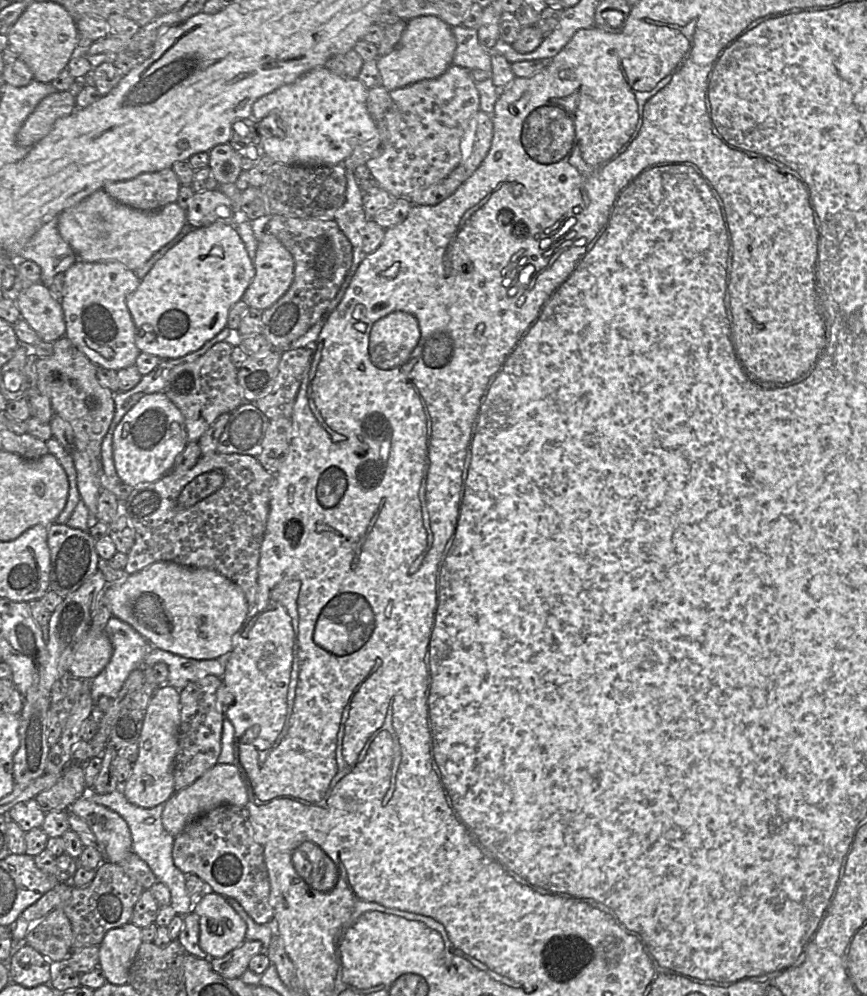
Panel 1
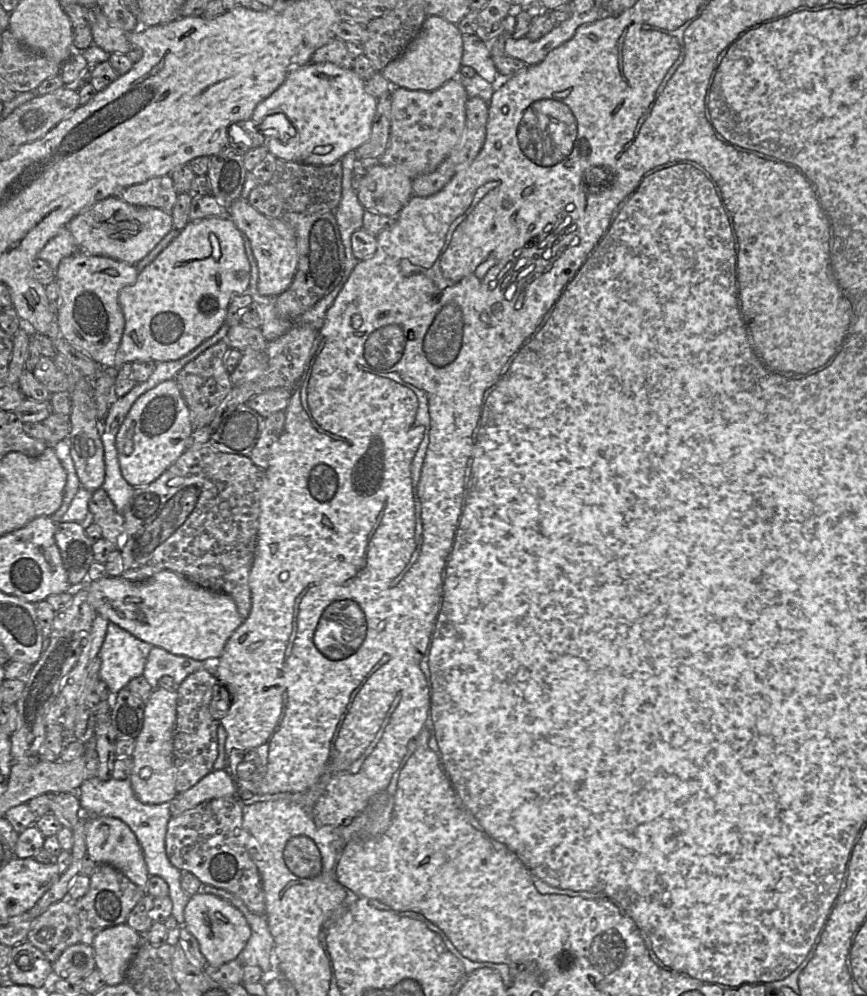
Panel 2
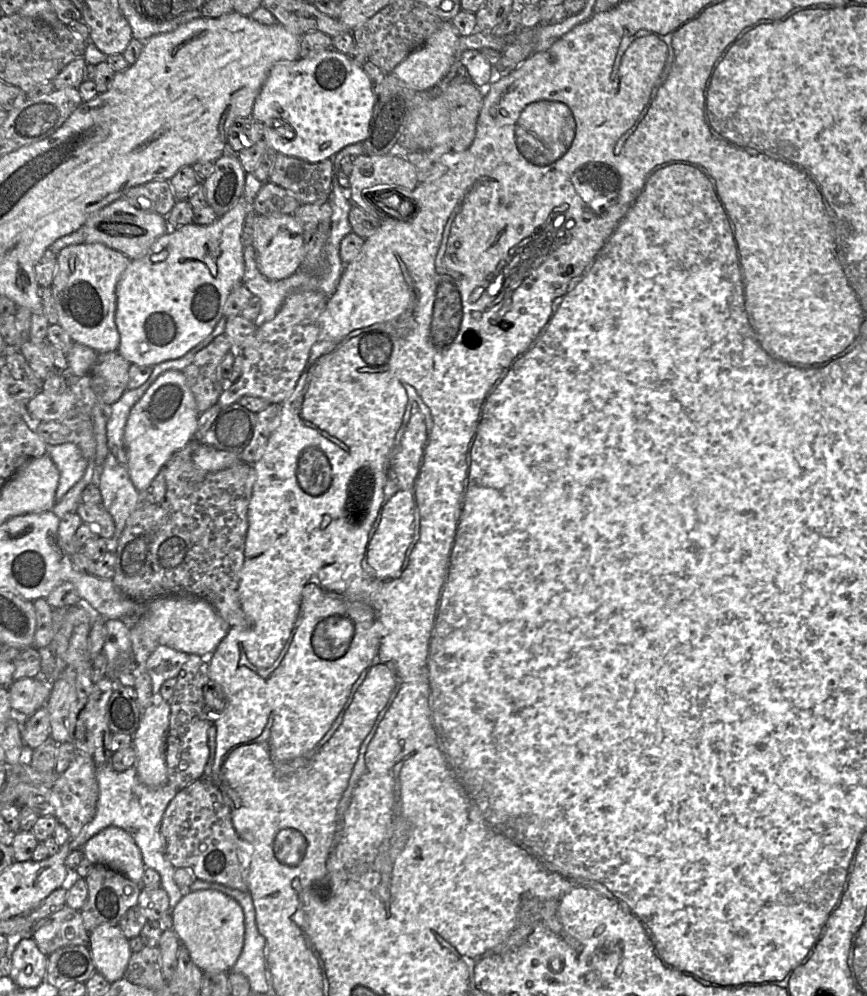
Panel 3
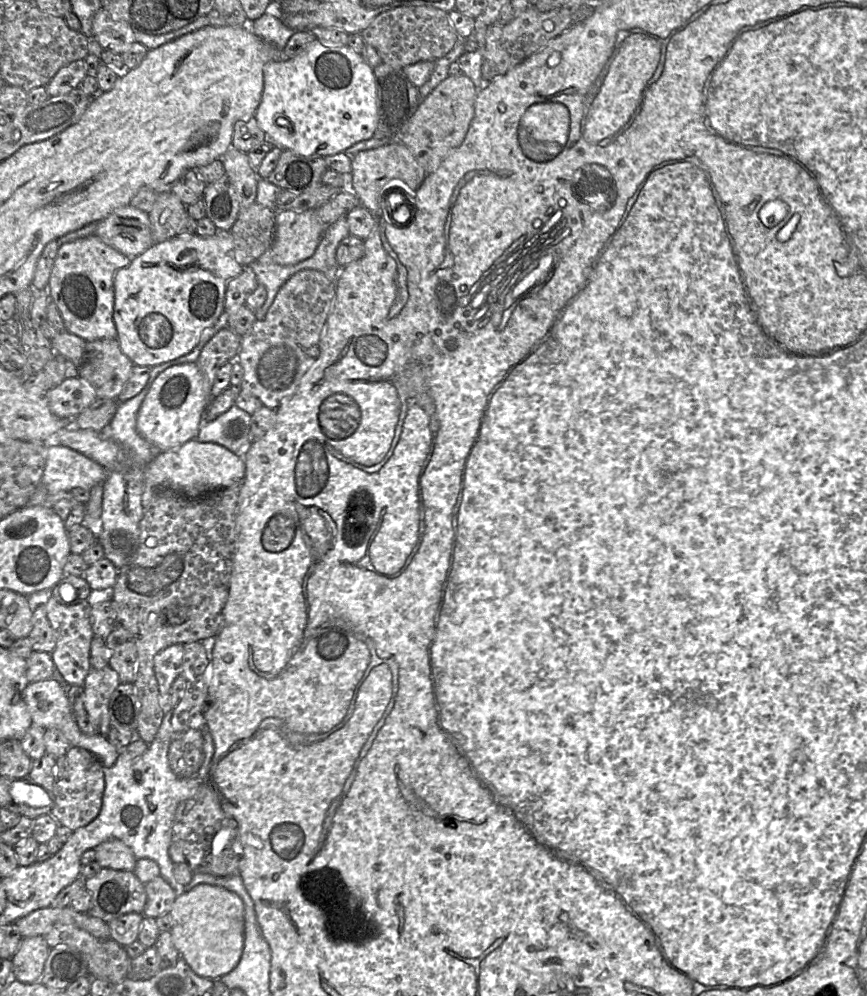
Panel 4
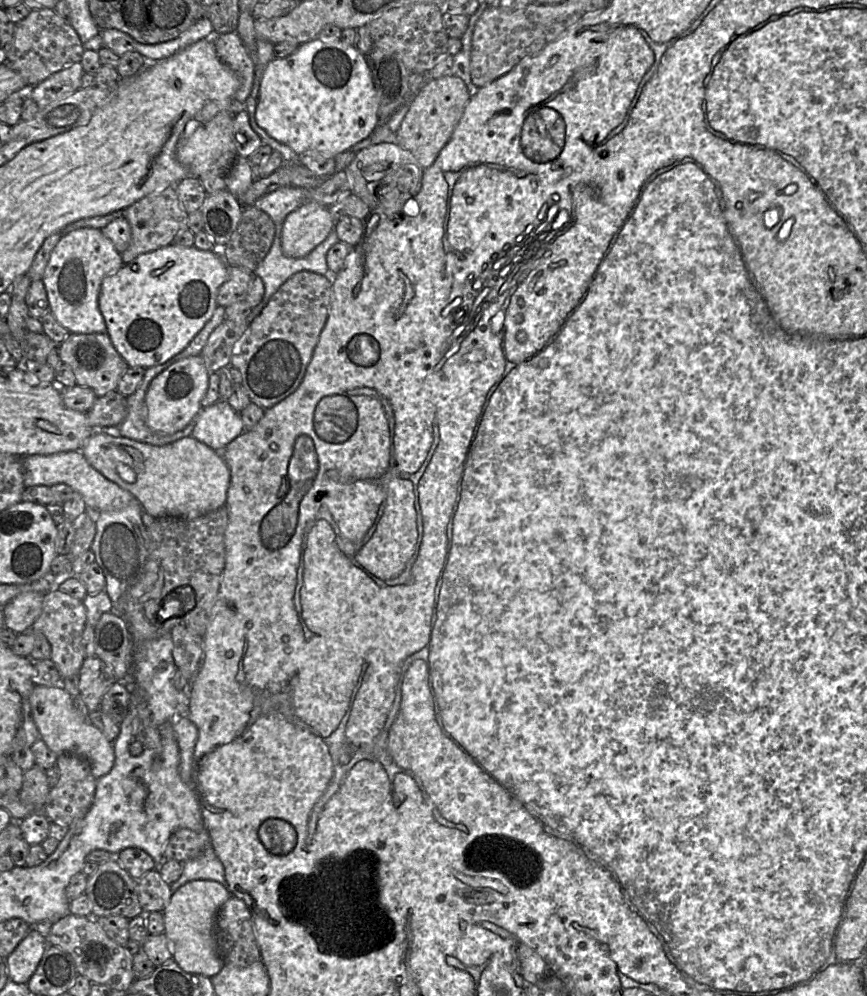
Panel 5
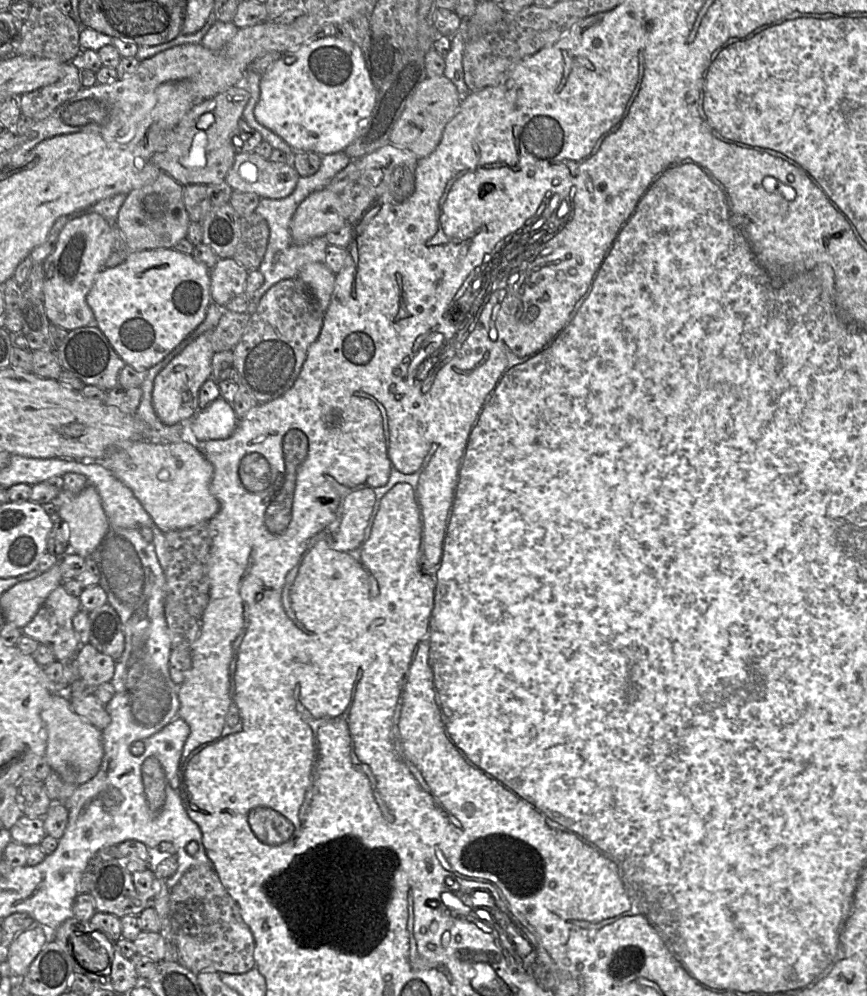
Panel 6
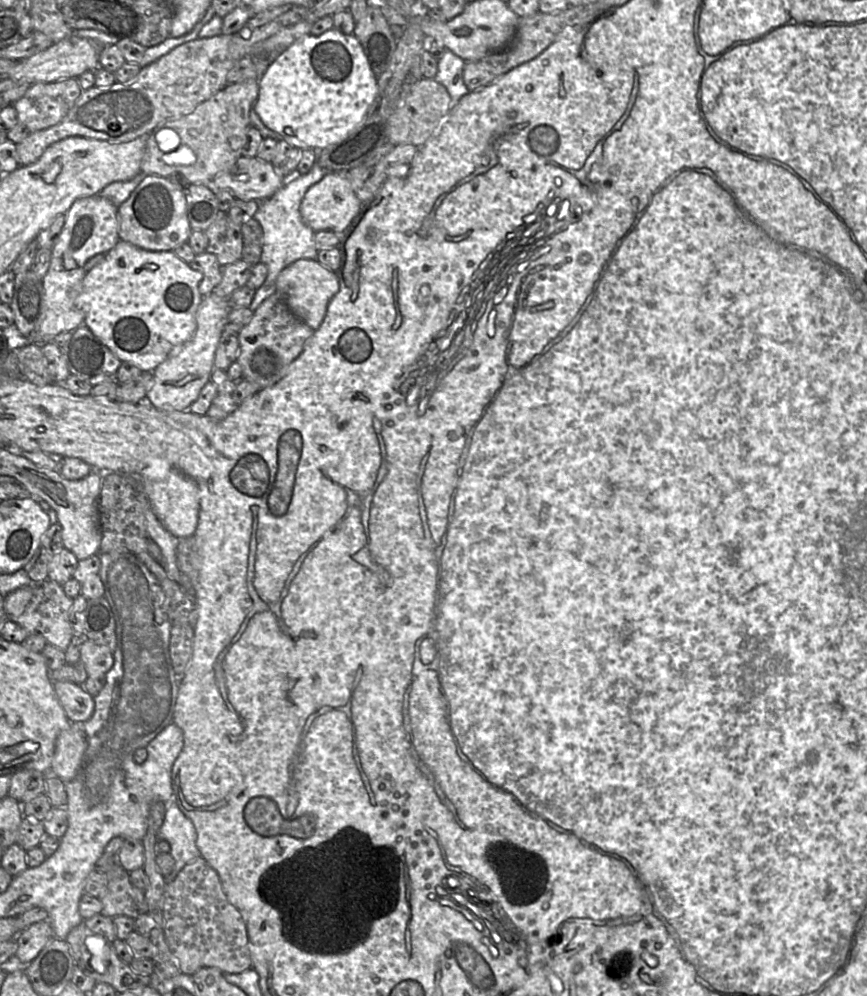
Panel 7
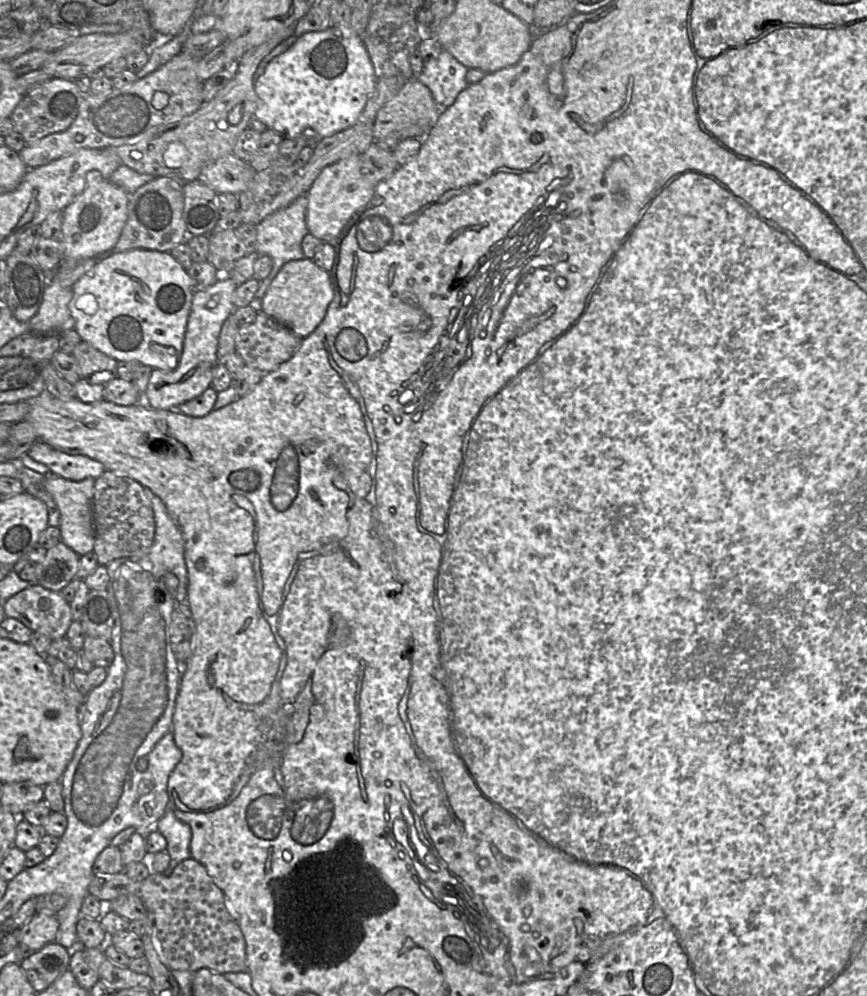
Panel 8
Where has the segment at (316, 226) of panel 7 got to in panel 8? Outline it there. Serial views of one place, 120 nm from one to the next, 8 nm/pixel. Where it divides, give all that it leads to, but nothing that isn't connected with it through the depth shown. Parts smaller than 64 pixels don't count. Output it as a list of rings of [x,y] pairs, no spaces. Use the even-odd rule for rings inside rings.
[[[362,155],[351,156],[323,168],[307,191],[306,225],[308,233],[323,243],[335,241],[342,235],[356,213],[365,207],[374,195],[371,184],[361,171]]]

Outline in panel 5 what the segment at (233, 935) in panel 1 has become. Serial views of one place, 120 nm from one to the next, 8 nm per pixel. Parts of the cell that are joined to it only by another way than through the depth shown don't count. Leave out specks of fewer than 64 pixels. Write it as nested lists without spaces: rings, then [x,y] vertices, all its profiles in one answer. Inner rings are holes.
[[[193,880],[172,893],[164,909],[164,924],[172,959],[186,972],[207,977],[216,975],[224,967],[218,953],[215,921],[222,905],[231,897],[227,887],[213,880]]]

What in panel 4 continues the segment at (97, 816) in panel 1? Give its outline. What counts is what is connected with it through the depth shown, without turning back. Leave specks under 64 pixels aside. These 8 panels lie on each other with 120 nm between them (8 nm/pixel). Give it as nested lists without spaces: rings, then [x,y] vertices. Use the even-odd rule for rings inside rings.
[[[119,839],[104,841],[94,848],[97,863],[102,868],[133,872],[137,858],[132,849]]]

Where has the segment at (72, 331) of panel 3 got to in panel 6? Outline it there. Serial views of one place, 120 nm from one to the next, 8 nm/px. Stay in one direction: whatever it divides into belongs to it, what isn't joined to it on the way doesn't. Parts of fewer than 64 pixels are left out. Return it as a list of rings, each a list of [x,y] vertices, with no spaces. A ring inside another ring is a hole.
[[[83,213],[66,223],[54,250],[43,262],[43,302],[51,324],[67,331],[96,325],[86,296],[113,251],[113,224],[98,213]]]

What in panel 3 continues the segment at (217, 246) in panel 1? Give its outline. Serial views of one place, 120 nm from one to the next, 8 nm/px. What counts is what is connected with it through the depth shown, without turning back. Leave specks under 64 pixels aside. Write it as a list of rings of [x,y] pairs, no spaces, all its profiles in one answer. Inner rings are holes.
[[[242,195],[238,198],[235,205],[223,216],[218,217],[214,223],[210,225],[198,225],[195,223],[190,223],[183,225],[176,230],[169,230],[153,243],[145,256],[139,259],[131,260],[116,287],[115,323],[120,335],[120,343],[117,352],[125,360],[138,366],[153,367],[168,360],[181,358],[211,334],[223,316],[223,309],[228,295],[236,285],[243,283],[245,265],[244,247],[242,244],[242,230],[249,211],[251,211],[251,209],[249,208],[248,202]]]

